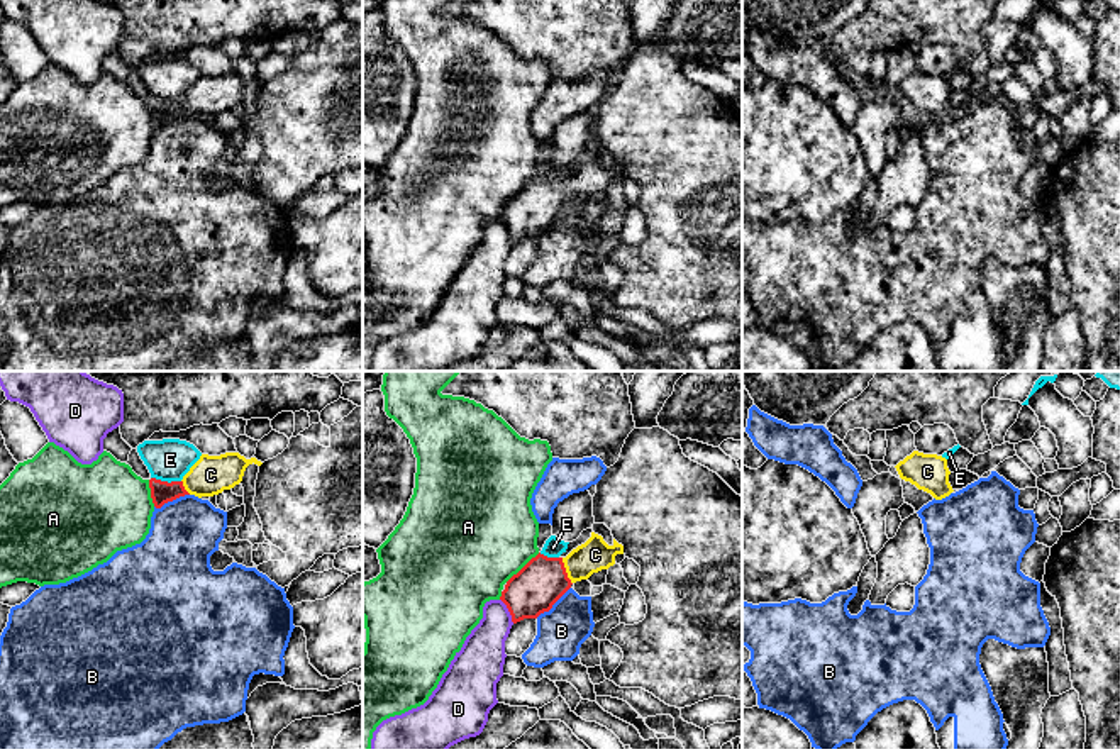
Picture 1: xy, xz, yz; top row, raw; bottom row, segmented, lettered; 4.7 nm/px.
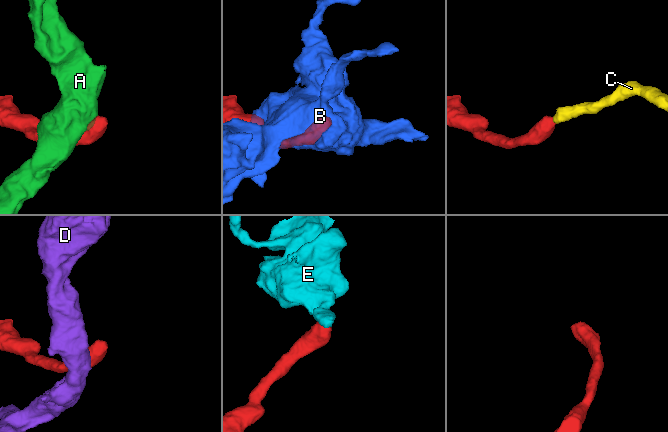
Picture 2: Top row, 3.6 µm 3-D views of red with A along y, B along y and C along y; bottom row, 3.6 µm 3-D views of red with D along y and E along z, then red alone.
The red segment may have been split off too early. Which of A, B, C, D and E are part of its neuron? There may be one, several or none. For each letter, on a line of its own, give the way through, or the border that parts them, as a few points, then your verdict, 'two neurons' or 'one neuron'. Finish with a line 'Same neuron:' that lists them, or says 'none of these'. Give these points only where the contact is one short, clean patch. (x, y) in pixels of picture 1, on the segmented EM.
A: two neurons
B: two neurons
C: across xz (534, 590), (544, 580), (565, 571), (595, 554) | one neuron
D: along xz (500, 599), (514, 622) | two neurons
E: along xy (151, 477), (161, 482), (180, 482) | two neurons
Same neuron: C

